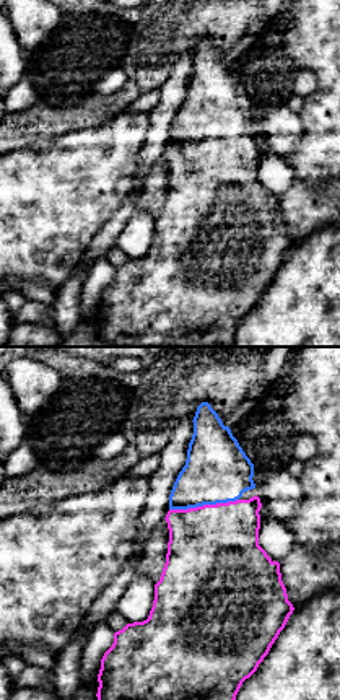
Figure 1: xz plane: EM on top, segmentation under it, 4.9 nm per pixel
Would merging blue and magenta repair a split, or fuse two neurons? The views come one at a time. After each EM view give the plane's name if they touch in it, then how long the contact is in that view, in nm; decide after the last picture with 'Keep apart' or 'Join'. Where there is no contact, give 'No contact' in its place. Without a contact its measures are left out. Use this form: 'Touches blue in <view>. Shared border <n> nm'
Touches blue in xz. Shared border 340 nm

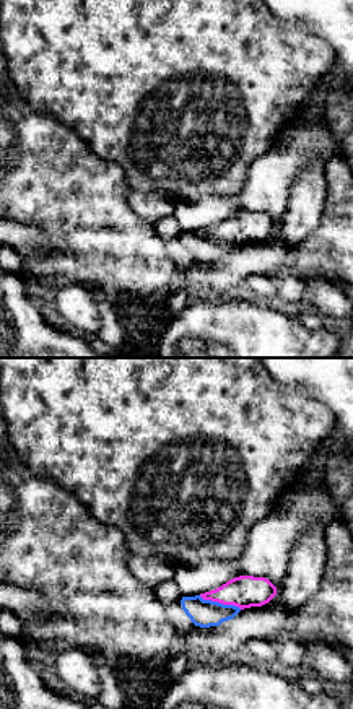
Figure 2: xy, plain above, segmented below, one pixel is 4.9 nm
Touches blue in xy. Shared border 220 nm

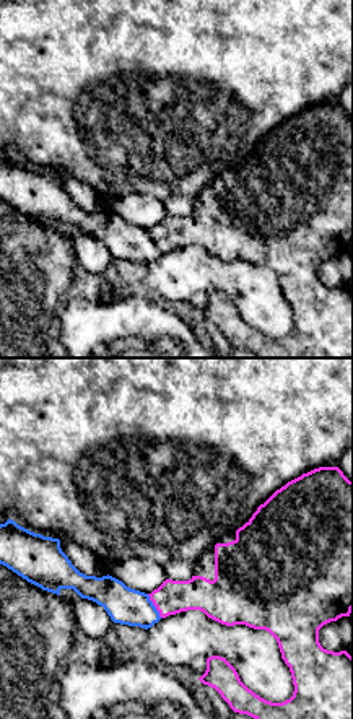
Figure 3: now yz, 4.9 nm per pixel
Touches blue in yz. Shared border 140 nm

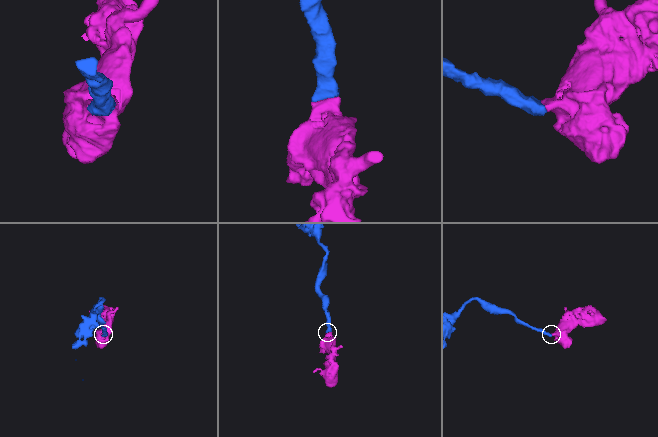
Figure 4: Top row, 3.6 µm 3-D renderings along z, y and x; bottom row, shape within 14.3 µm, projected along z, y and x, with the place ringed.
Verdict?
Join

